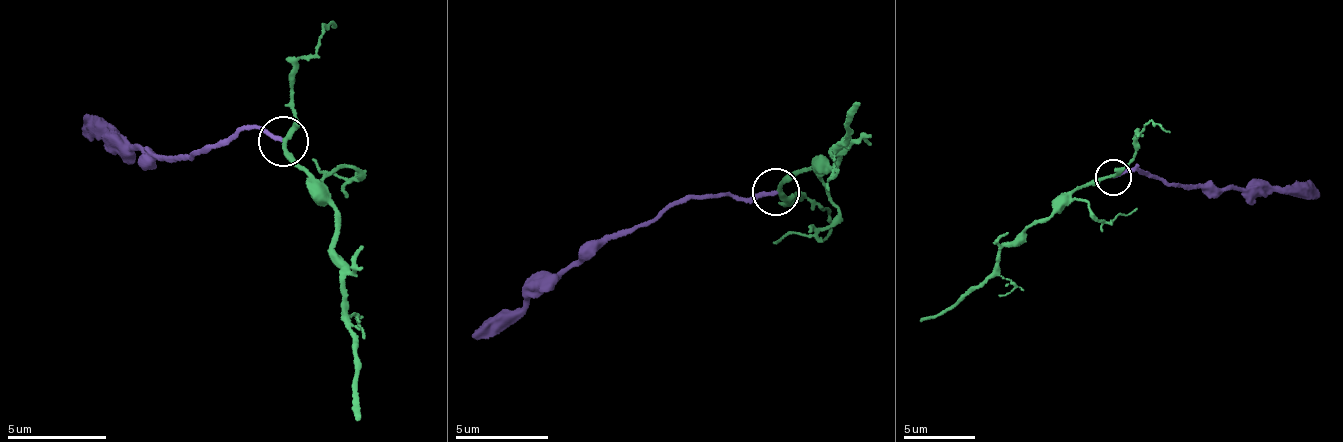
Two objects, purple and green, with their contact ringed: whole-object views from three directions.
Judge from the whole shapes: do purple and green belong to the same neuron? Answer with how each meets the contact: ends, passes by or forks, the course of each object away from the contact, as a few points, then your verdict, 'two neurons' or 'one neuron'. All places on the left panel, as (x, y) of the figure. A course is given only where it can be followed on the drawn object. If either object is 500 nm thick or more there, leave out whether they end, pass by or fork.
purple ends there; green passes by; purple runs (282, 139), (243, 125), (188, 156), (154, 156), (98, 122), (86, 131); green runs (282, 139), (299, 167), (322, 185), (334, 221), (331, 238), (345, 281), (343, 311), (360, 422); two neurons

